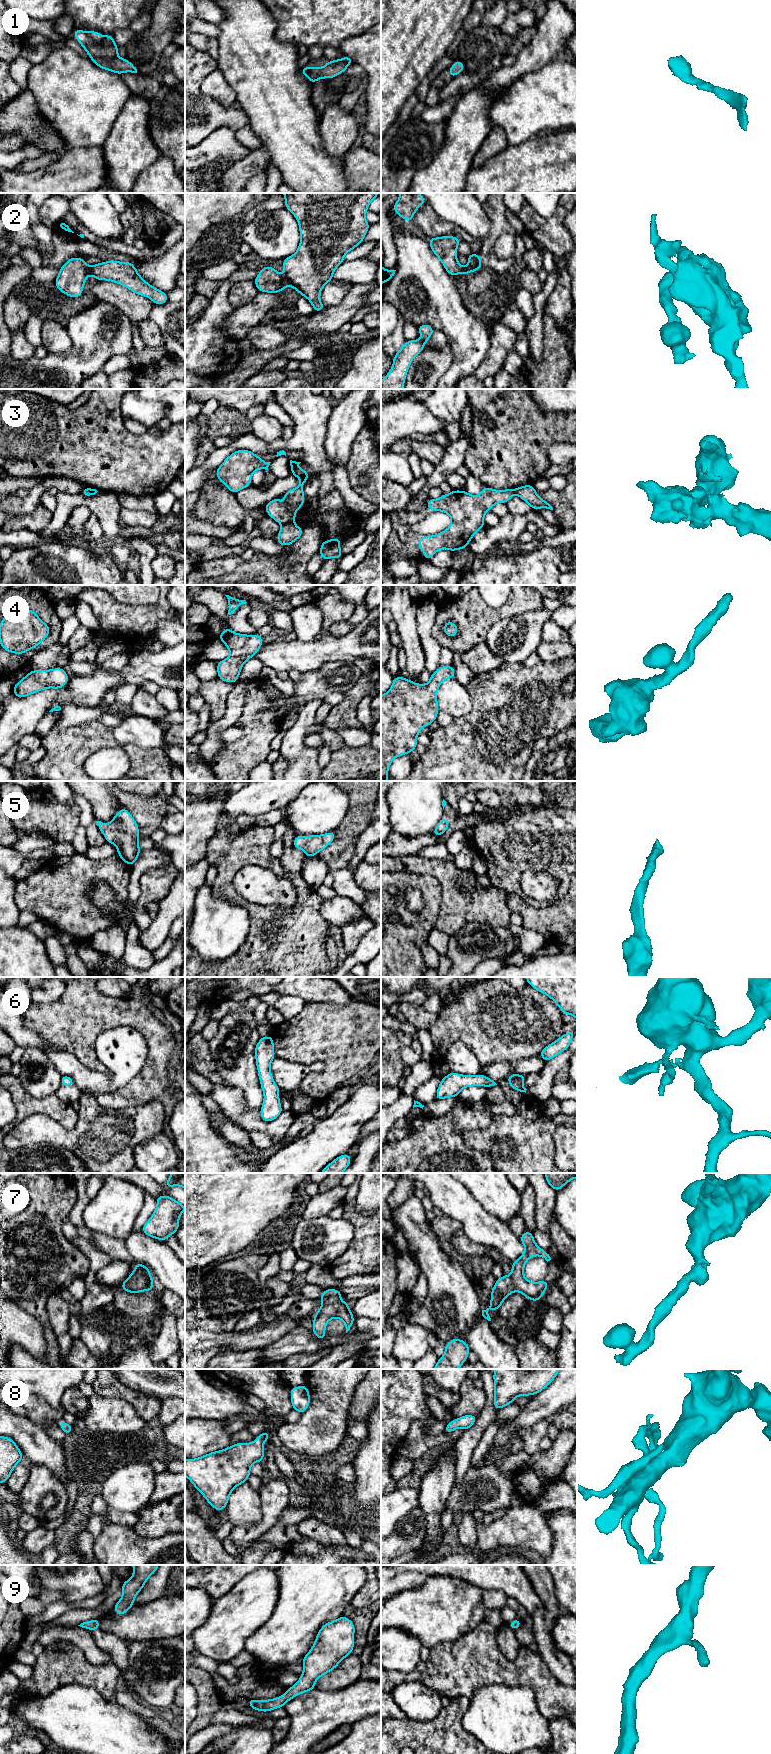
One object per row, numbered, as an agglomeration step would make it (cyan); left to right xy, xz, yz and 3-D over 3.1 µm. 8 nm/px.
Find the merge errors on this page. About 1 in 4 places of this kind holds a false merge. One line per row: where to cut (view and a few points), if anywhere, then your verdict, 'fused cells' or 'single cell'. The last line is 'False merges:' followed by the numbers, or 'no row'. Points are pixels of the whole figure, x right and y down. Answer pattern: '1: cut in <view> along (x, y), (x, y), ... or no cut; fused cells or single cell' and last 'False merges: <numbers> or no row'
1: no cut; single cell
2: cut in xz along (283, 276), (288, 284); fused cells
3: cut in xz along (293, 522), (287, 522), (282, 525); fused cells
4: no cut; single cell
5: no cut; single cell
6: no cut; single cell
7: no cut; single cell
8: no cut; single cell
9: no cut; single cell
False merges: 2, 3

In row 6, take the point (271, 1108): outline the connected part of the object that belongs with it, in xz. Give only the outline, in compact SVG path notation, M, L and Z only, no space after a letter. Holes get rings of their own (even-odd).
M269 1035L261 1037L255 1047L256 1066L264 1094L264 1101L259 1112L265 1122L275 1120L283 1112L279 1100L281 1089L275 1084L270 1071L271 1061L276 1057L273 1043L274 1040Z

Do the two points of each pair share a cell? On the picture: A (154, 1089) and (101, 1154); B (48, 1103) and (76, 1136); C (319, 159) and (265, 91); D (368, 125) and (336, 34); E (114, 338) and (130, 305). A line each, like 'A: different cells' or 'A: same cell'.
A: different cells
B: different cells
C: same cell
D: different cells
E: different cells

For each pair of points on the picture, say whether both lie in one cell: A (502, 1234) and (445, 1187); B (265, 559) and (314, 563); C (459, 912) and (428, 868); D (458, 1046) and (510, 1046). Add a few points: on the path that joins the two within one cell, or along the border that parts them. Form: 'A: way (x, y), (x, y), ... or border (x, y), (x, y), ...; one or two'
A: way (488, 1230), (459, 1201); one
B: border (310, 557), (306, 567), (306, 574); two
C: way (459, 900), (457, 892), (440, 874); one
D: border (444, 1054), (454, 1042), (460, 1040), (481, 1064); two

